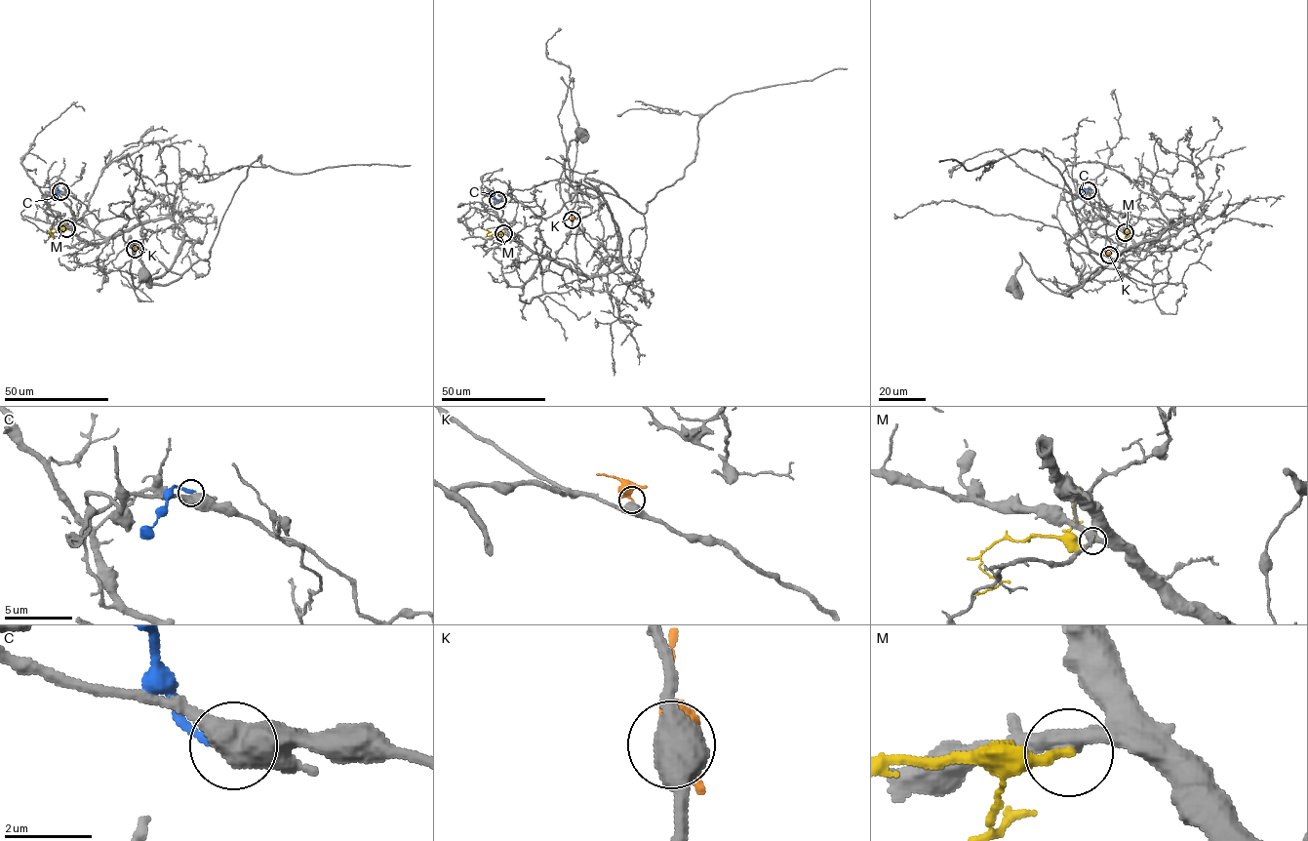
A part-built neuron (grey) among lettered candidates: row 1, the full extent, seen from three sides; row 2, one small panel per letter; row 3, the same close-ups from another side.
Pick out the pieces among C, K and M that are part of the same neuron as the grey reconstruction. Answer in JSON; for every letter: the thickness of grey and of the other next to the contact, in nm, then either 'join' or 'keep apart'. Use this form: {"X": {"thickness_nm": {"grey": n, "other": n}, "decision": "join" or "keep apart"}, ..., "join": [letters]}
{"C": {"thickness_nm": {"grey": 550, "other": 280}, "decision": "keep apart"}, "K": {"thickness_nm": {"grey": 480, "other": 440}, "decision": "keep apart"}, "M": {"thickness_nm": {"grey": 440, "other": 240}, "decision": "keep apart"}, "join": []}

